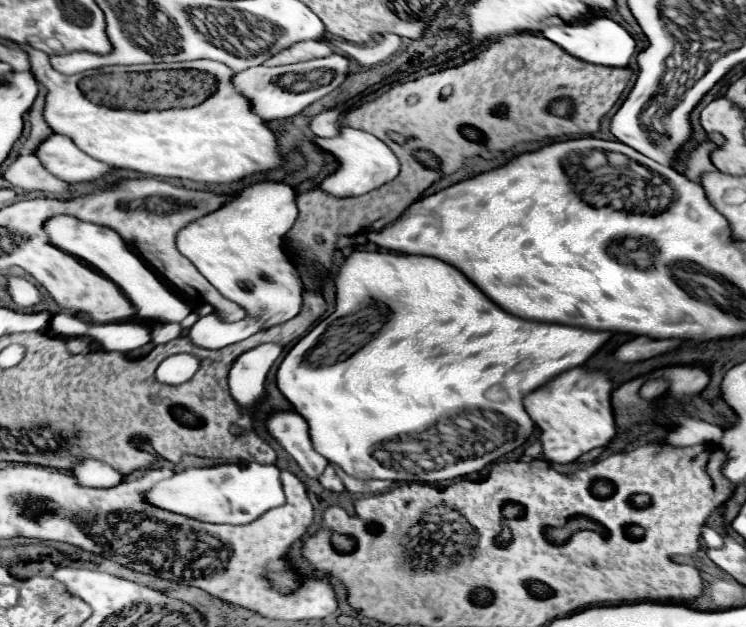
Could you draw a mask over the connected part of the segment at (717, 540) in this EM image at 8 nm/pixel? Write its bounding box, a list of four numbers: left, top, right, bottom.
[701,526,725,548]

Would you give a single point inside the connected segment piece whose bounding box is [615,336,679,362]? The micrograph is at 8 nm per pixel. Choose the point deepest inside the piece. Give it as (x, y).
(639, 348)

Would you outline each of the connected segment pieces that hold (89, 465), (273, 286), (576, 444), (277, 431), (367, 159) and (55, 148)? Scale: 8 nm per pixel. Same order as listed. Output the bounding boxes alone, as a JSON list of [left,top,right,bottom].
[[73,458,123,488],[177,184,303,350],[525,366,617,462],[267,412,329,480],[315,128,399,198],[37,134,115,184]]

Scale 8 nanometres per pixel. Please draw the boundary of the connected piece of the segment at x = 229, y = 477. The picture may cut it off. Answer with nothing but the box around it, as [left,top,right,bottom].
[147,464,285,524]

